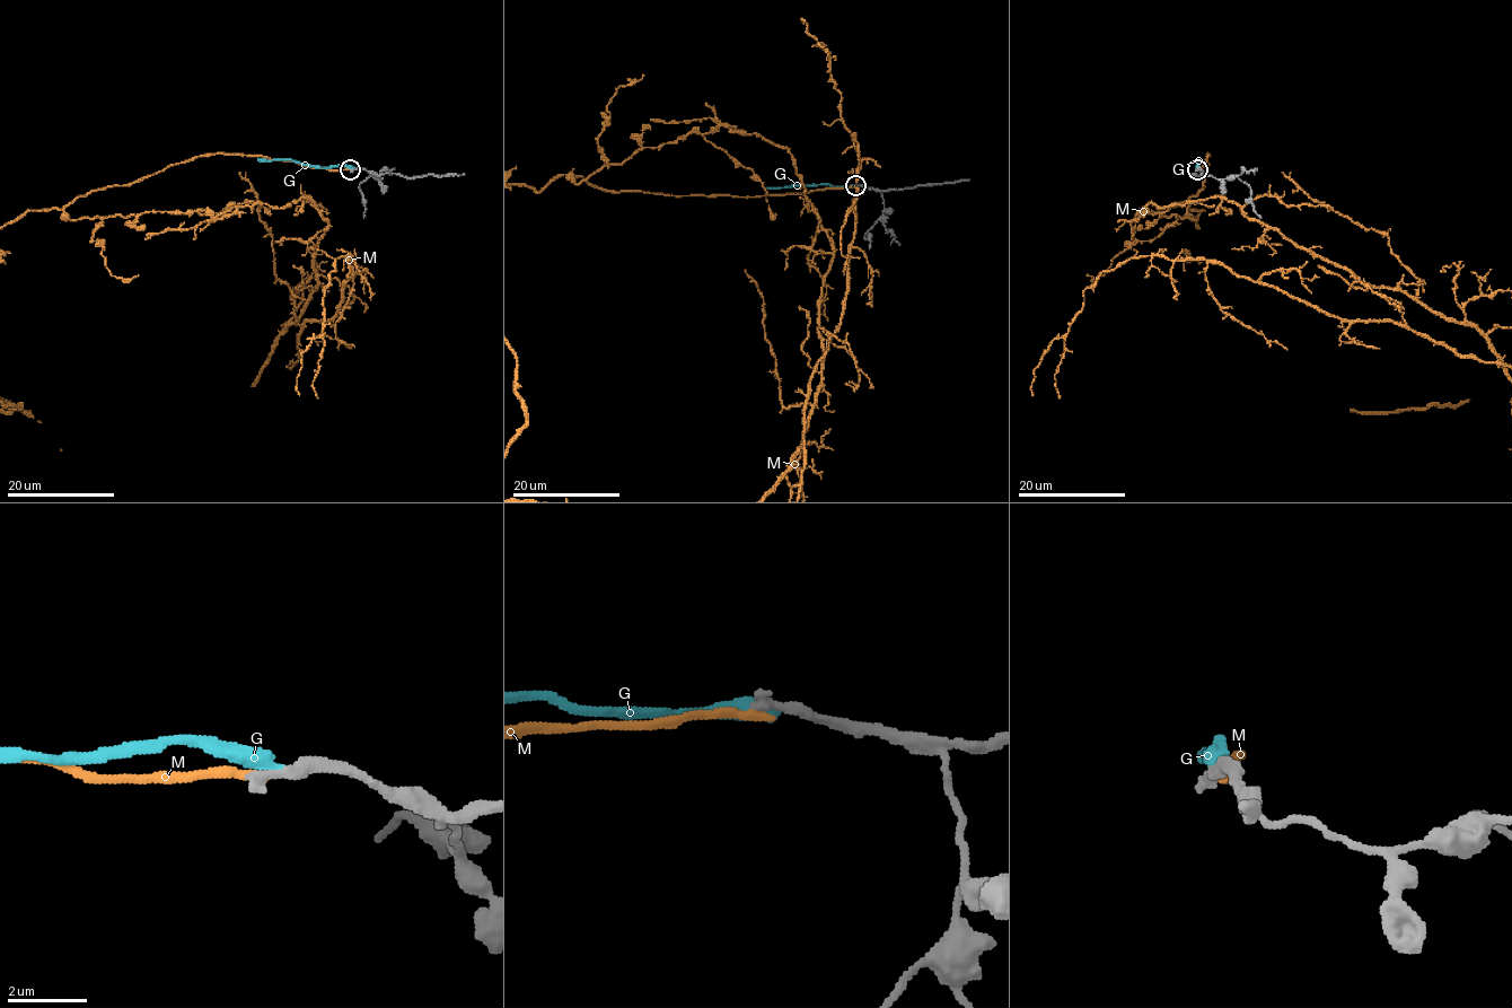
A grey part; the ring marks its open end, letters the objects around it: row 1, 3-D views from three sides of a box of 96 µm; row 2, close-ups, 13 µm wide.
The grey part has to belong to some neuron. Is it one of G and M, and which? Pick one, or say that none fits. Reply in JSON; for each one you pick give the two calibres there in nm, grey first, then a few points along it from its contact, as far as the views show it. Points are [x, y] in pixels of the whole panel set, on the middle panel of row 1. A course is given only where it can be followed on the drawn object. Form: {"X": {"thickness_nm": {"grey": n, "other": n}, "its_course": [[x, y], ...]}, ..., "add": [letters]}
{"add": []}

